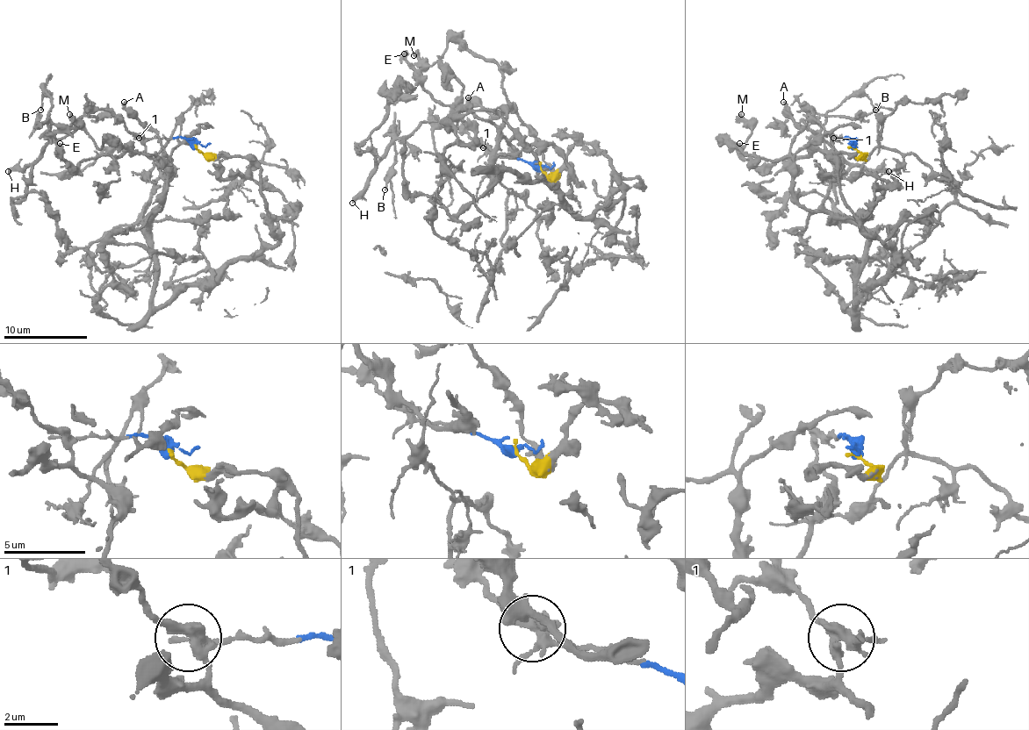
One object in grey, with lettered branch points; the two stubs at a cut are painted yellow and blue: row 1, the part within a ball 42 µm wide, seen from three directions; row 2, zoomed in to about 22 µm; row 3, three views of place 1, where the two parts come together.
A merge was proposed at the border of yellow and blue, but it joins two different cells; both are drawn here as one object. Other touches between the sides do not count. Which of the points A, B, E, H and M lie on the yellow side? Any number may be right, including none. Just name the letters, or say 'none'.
A, E, M

